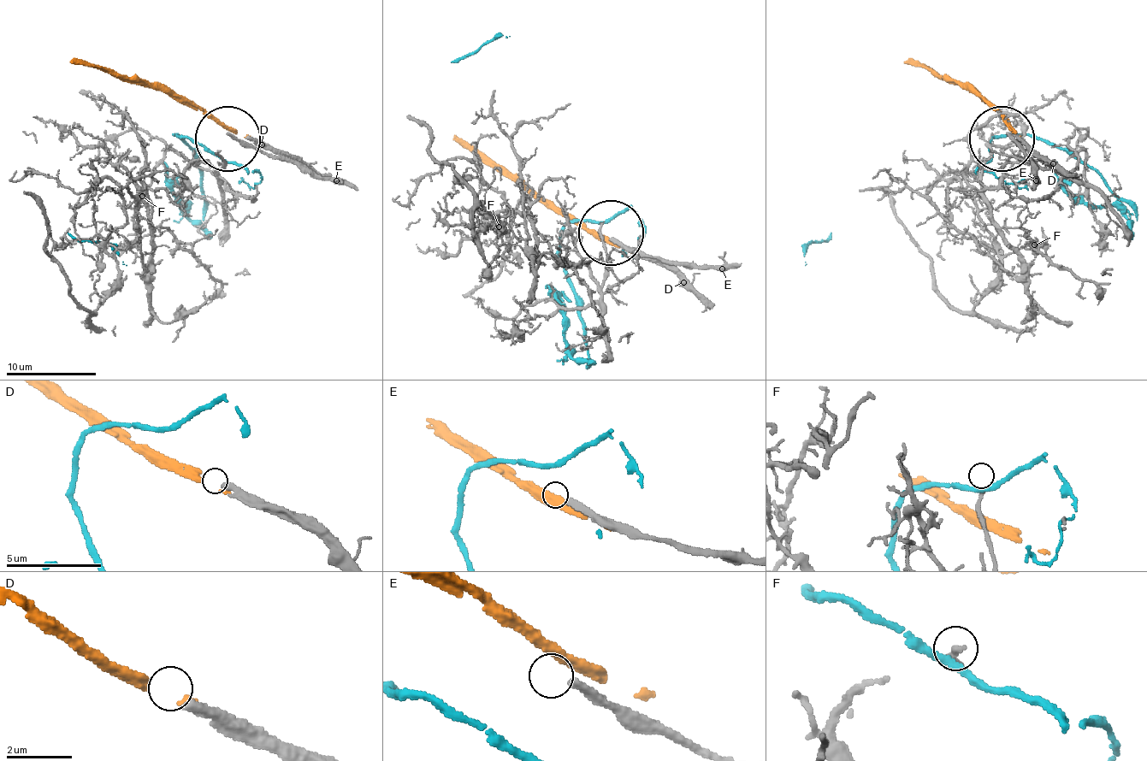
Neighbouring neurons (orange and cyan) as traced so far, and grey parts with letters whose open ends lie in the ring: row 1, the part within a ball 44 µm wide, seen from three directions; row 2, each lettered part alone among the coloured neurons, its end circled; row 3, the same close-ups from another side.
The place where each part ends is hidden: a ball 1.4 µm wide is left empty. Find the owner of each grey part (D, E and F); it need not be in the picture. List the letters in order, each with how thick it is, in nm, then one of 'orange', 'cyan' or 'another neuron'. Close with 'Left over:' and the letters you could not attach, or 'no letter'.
D: 320 nm thick; orange
E: 280 nm thick; another neuron
F: 170 nm thick; another neuron
Left over: E, F

